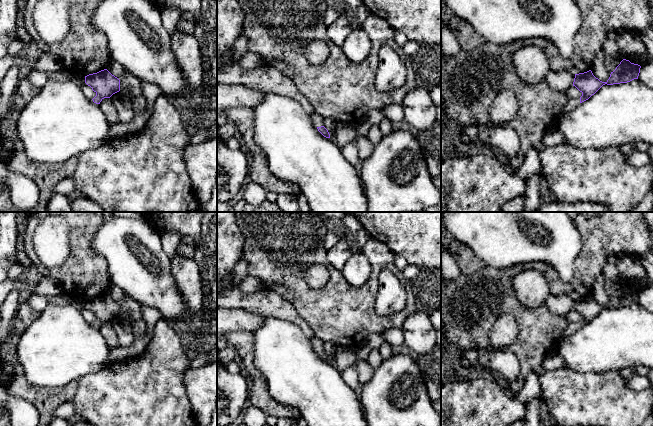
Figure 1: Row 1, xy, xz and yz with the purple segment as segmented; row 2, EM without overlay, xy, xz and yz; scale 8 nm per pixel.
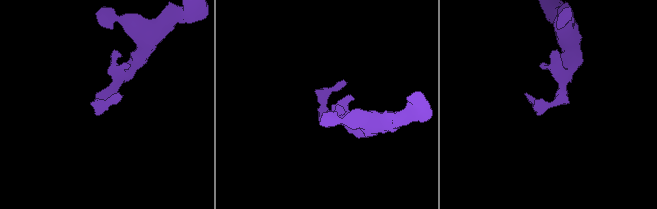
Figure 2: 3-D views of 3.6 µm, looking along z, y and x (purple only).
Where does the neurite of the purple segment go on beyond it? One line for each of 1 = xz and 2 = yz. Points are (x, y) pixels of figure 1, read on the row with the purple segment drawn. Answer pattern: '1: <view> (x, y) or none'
1: xz (317, 119)
2: yz (571, 104)

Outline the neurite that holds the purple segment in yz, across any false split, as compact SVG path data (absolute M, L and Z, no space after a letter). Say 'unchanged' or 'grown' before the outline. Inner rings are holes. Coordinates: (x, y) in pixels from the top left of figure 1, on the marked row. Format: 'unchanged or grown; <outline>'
grown; M623 59L616 69L611 72L610 77L606 82L602 82L596 78L591 70L575 74L573 86L582 93L582 96L578 99L568 98L566 105L562 109L562 116L570 113L582 102L588 100L605 84L613 85L627 83L634 79L638 79L640 68L640 65Z

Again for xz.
grown; M317 112L312 113L311 119L314 125L317 127L318 131L326 138L330 138L328 130L323 126L324 117L319 115Z

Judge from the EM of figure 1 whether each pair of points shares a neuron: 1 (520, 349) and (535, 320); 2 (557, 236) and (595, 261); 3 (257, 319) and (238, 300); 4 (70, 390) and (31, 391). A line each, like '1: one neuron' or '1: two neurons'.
1: one neuron
2: two neurons
3: two neurons
4: one neuron

